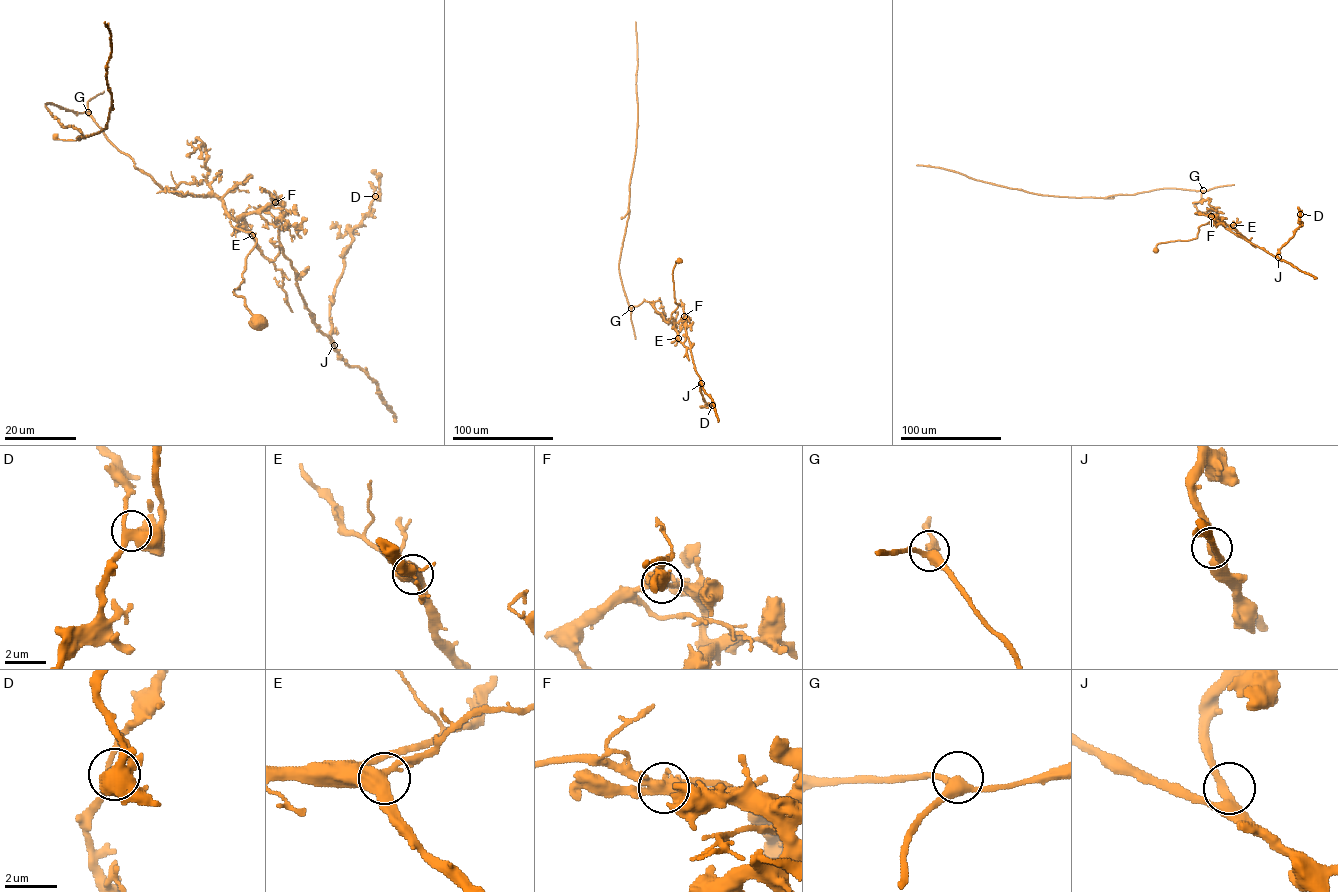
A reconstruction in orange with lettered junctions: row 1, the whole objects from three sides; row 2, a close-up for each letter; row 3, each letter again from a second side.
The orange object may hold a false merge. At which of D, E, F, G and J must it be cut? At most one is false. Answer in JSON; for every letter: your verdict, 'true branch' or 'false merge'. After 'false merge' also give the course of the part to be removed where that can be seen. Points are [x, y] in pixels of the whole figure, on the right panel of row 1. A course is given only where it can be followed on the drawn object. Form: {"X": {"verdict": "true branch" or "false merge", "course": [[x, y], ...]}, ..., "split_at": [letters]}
{"D": {"verdict": "true branch"}, "E": {"verdict": "true branch"}, "F": {"verdict": "false merge", "course": [[1211, 216], [1277, 257], [1278, 250], [1300, 226], [1297, 207]]}, "G": {"verdict": "true branch"}, "J": {"verdict": "true branch"}, "split_at": ["F"]}

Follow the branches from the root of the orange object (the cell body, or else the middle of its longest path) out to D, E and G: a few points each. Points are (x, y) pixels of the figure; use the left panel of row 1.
D: (260, 321), (233, 293), (256, 239), (230, 218), (271, 205), (305, 306), (334, 347), (343, 250), (375, 196)
E: (260, 321), (233, 293), (244, 280), (246, 257), (256, 239), (234, 228), (230, 218), (243, 215), (252, 235)
G: (260, 321), (233, 293), (244, 280), (255, 237), (231, 224), (216, 196), (162, 188), (88, 112)

